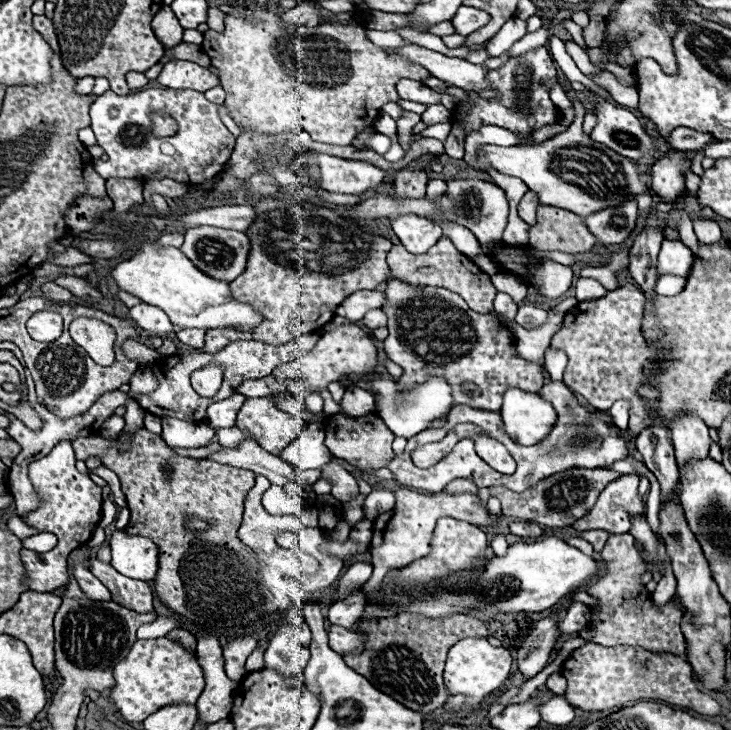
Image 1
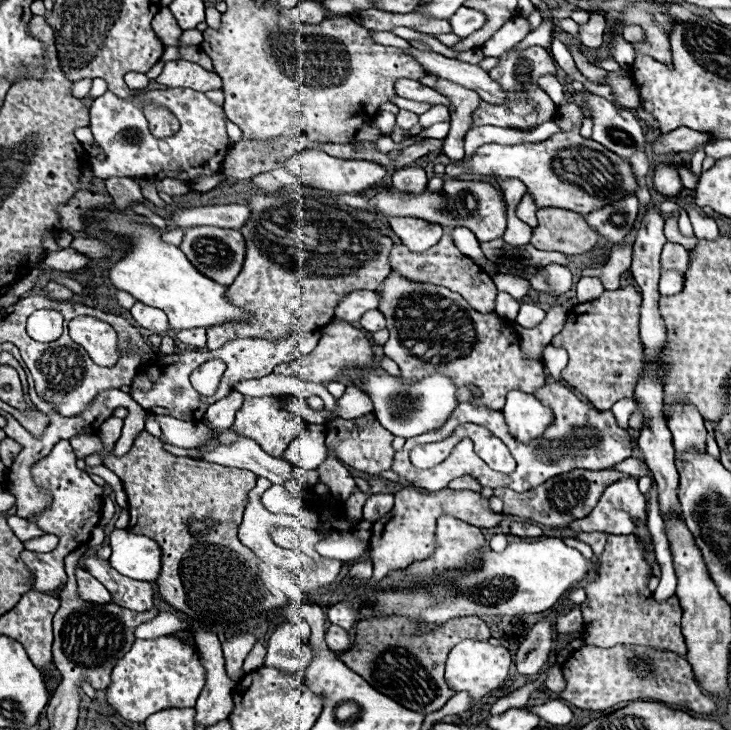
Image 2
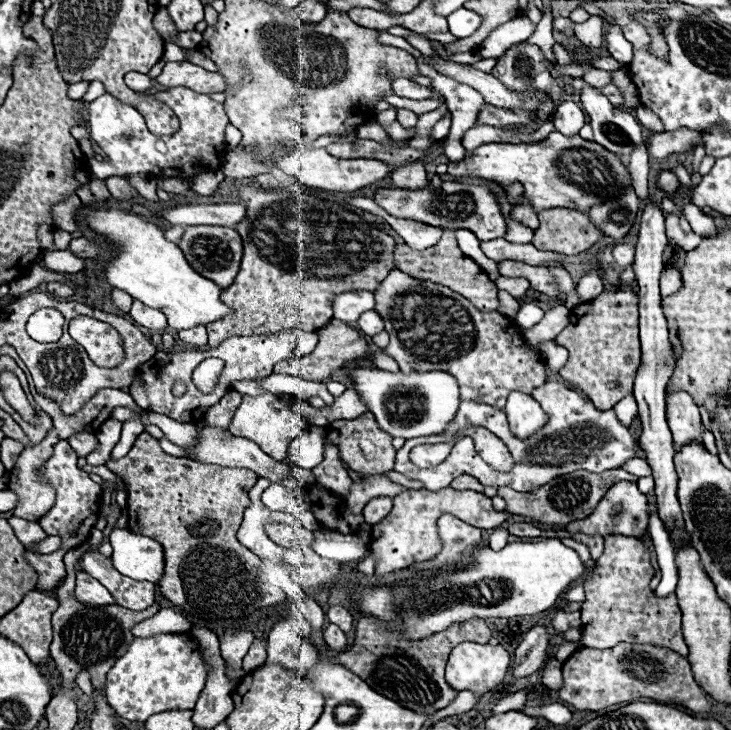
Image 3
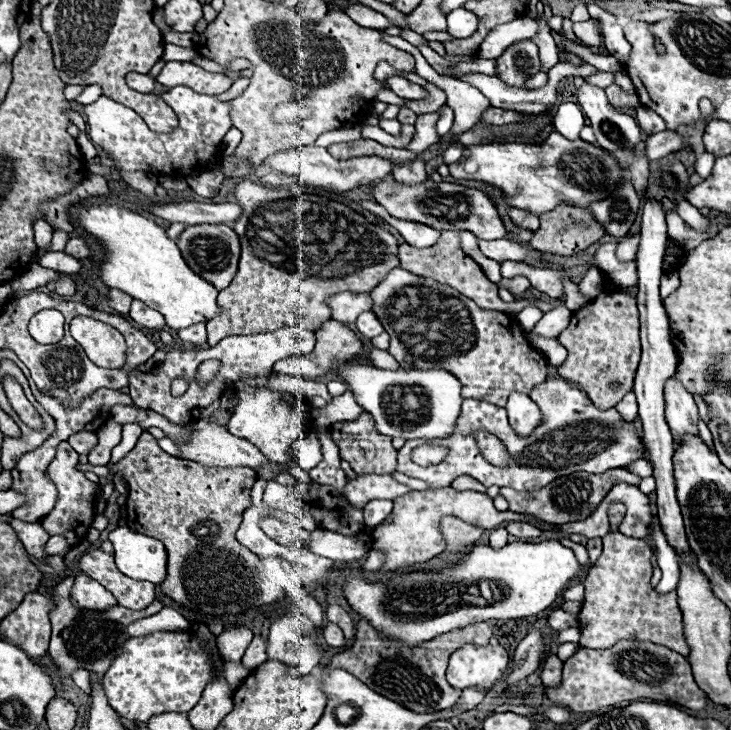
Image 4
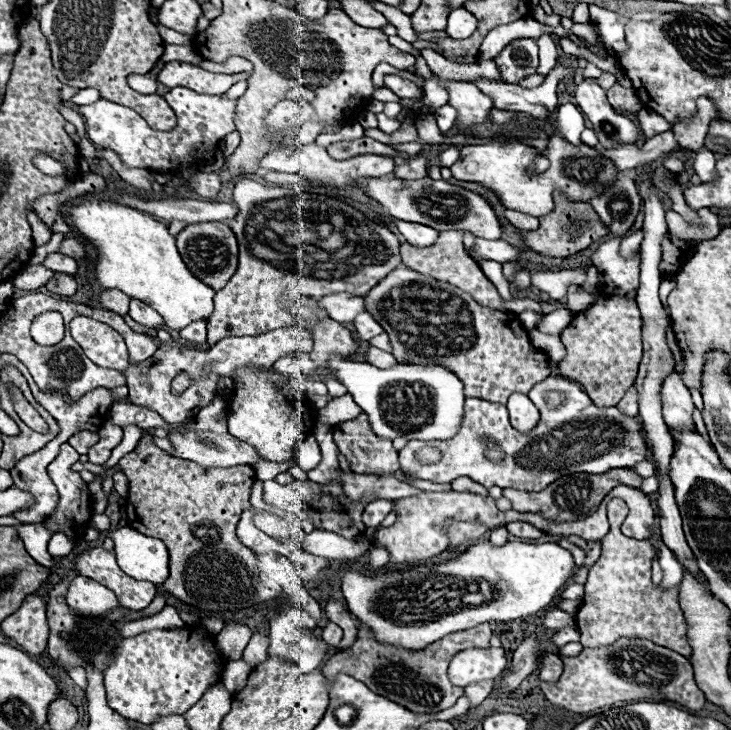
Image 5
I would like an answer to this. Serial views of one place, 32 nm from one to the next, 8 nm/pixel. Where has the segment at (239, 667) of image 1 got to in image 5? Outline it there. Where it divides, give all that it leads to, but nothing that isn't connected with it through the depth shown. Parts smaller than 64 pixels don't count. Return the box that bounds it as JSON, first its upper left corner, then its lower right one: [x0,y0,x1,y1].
[216,624,250,660]

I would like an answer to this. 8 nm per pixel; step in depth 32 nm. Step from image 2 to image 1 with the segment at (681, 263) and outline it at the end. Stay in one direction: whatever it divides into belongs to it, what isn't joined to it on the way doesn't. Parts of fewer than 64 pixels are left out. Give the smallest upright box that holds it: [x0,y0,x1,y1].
[658,240,692,278]

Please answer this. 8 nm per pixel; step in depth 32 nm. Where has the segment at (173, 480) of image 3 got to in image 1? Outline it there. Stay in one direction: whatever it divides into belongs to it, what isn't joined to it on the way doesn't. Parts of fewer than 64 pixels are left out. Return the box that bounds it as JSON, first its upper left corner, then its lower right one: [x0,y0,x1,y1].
[72,428,290,632]

